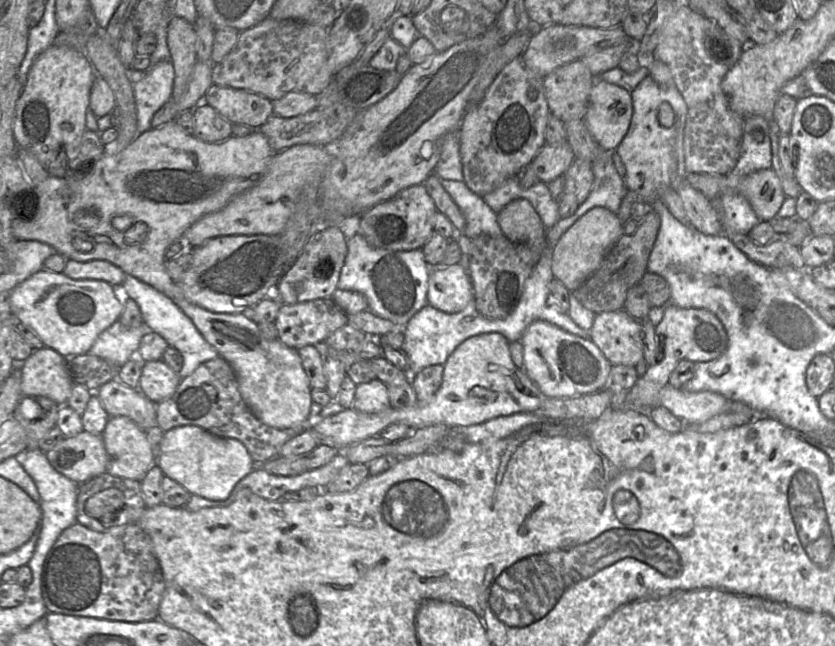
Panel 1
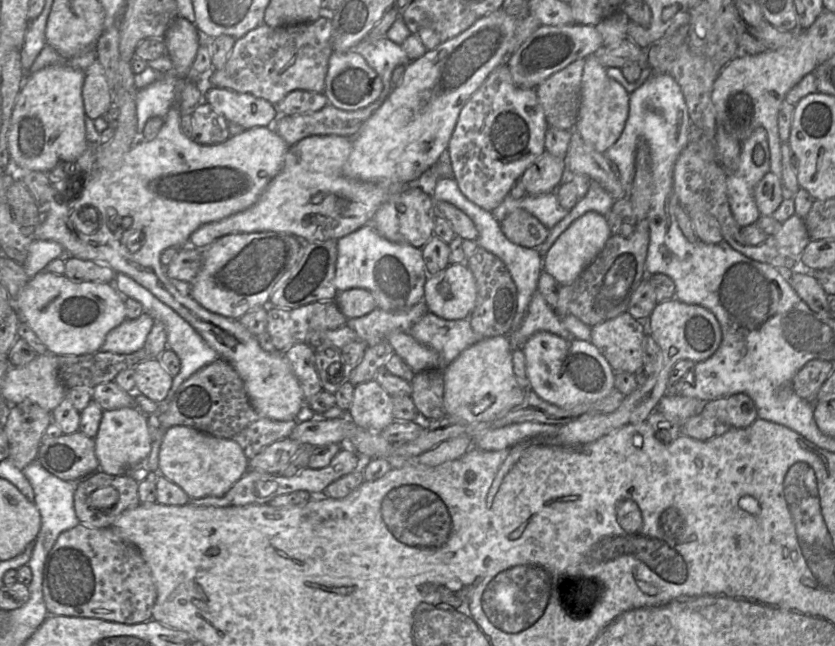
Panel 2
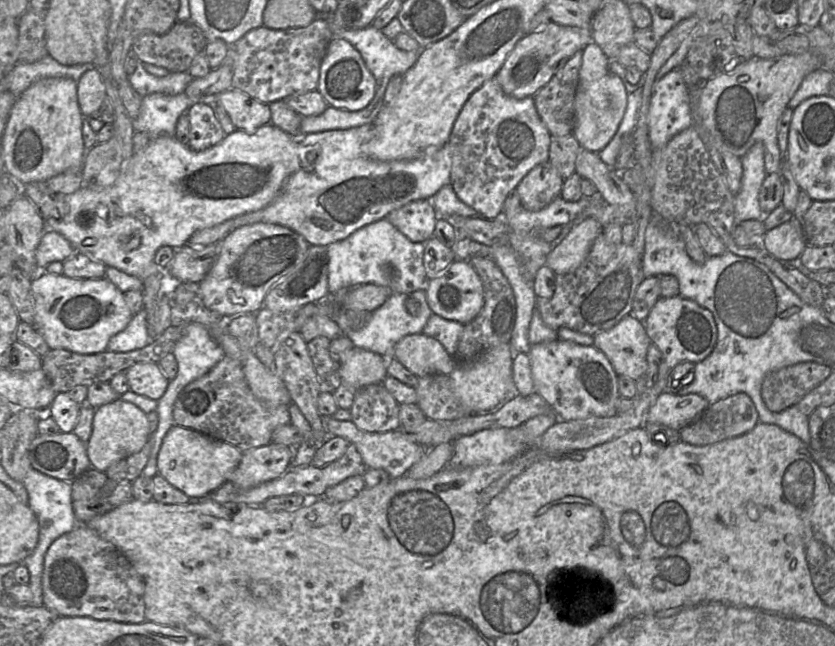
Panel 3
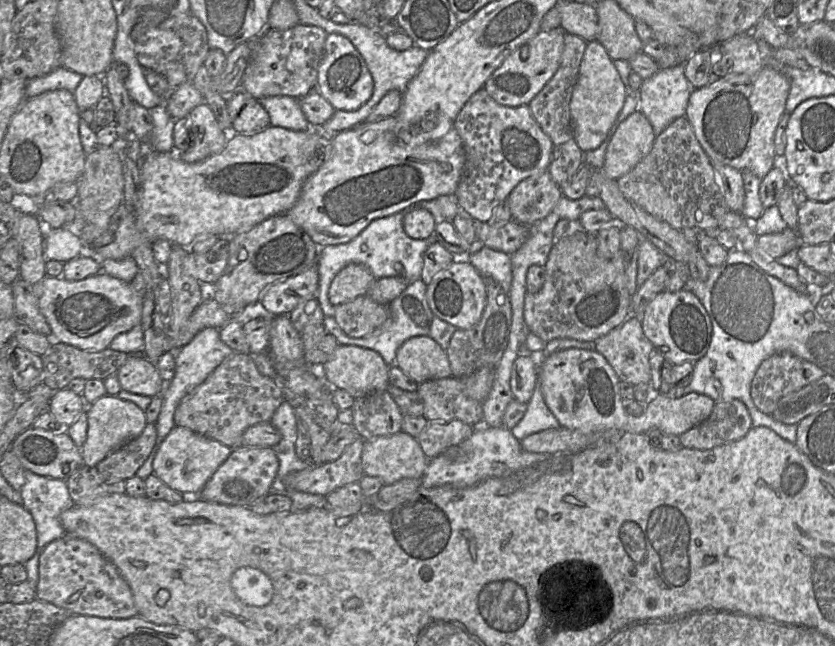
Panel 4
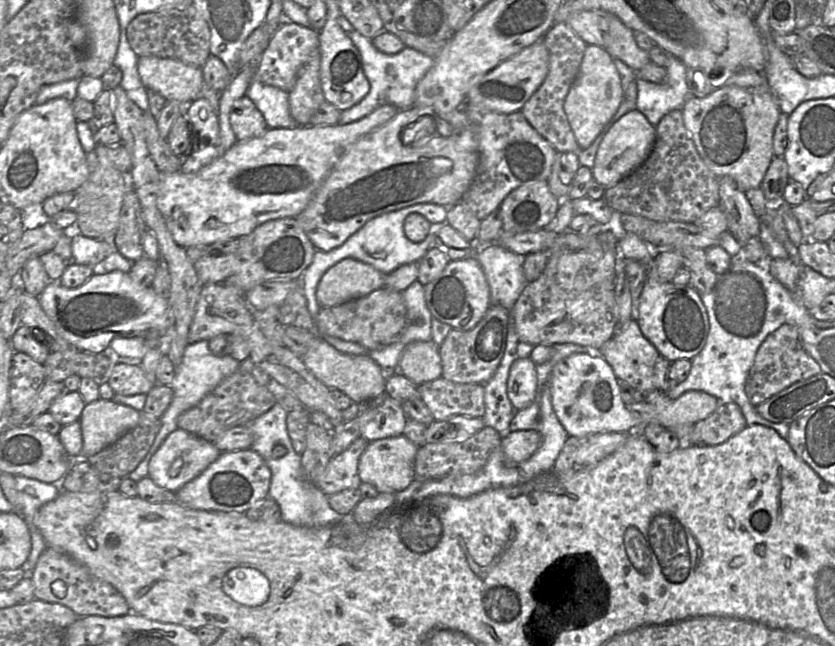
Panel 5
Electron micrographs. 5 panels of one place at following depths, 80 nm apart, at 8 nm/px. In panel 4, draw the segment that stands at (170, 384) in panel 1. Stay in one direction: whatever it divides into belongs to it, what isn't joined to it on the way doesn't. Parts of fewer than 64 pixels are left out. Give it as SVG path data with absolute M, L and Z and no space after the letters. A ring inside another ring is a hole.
M145 357L128 361L118 369L116 376L121 389L134 394L154 397L162 395L166 387L156 363Z

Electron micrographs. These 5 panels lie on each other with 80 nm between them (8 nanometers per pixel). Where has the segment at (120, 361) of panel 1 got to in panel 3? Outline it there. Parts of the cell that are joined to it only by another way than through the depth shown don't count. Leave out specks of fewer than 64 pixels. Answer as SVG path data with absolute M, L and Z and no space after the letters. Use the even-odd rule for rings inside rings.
M142 309L132 317L123 331L117 333L109 340L107 350L111 352L129 352L141 349L149 343L147 312Z

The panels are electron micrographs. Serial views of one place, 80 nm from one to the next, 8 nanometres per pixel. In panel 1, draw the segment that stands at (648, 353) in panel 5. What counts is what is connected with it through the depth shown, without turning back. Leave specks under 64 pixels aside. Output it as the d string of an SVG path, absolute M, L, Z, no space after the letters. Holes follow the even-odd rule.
M626 310L597 314L589 332L611 365L635 367L643 359L641 323Z

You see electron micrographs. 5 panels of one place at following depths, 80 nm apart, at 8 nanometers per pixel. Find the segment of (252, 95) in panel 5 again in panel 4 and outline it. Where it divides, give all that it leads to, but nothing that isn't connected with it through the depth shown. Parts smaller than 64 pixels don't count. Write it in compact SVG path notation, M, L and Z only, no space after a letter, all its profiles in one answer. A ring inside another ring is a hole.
M274 96L259 100L270 117L270 125L292 131L306 131L312 128L304 113L299 100L289 96Z

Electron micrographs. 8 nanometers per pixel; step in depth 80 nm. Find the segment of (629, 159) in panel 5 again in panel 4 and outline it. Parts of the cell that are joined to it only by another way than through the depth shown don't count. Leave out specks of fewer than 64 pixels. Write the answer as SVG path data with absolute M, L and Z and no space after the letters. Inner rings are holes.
M636 110L617 127L605 152L602 172L618 180L651 150L657 135L644 114Z

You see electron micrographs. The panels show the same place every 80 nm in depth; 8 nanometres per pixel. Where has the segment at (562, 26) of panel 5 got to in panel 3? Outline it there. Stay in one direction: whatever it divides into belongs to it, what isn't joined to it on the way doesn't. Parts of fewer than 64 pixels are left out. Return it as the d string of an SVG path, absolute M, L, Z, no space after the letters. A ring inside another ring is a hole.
M577 51L533 96L536 111L551 136L573 133L574 99L582 51Z

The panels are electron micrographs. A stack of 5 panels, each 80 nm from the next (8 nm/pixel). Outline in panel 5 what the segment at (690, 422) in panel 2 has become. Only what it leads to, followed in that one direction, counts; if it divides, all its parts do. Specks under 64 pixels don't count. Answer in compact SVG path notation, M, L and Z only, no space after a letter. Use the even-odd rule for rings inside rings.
M734 402L720 403L716 410L691 430L691 444L719 445L747 426L741 408Z

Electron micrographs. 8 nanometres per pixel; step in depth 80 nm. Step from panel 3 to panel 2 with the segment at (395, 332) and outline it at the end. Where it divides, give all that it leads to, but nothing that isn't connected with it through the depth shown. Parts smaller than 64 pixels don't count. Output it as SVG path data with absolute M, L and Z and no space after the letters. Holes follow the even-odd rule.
M422 300L407 310L386 311L376 308L361 317L347 319L345 325L353 329L358 340L373 347L383 340L392 331L409 332L410 328L429 311Z

